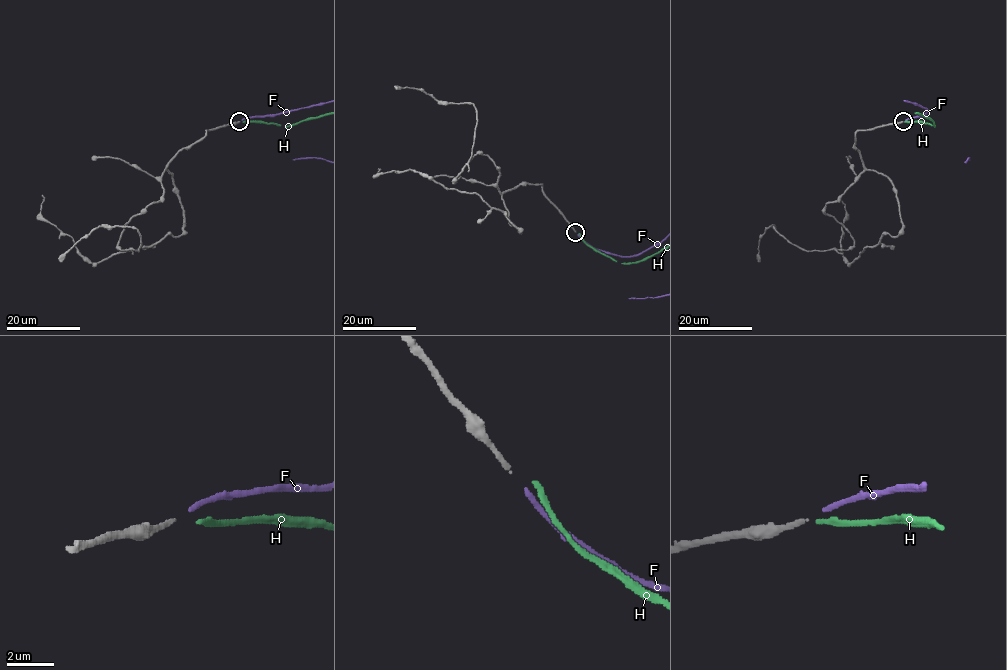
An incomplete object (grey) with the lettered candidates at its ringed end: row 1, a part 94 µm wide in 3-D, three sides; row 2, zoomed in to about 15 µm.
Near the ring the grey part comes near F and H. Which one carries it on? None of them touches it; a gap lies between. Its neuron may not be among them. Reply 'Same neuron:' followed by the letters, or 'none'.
Same neuron: F

